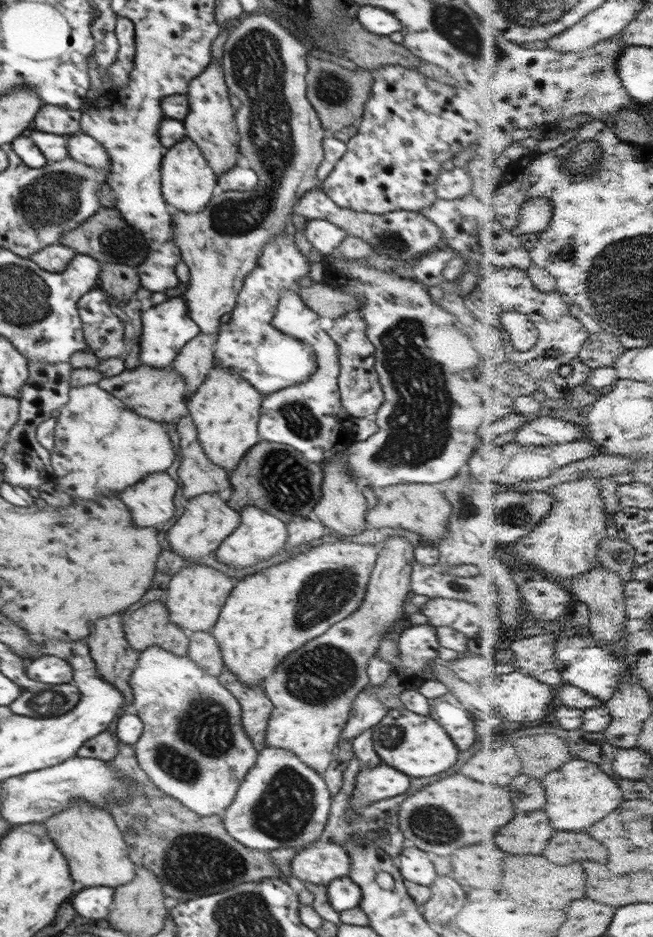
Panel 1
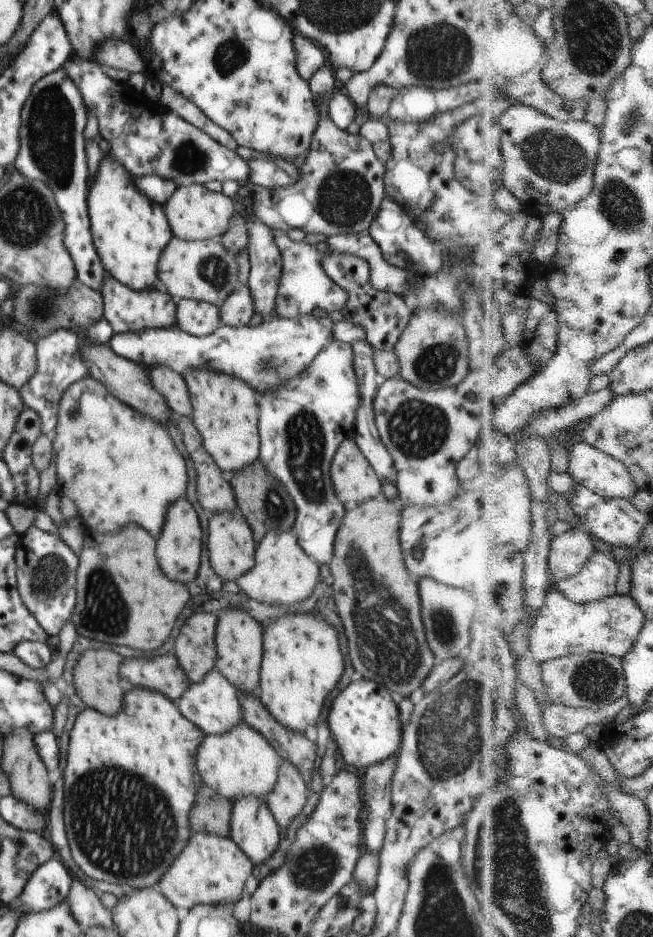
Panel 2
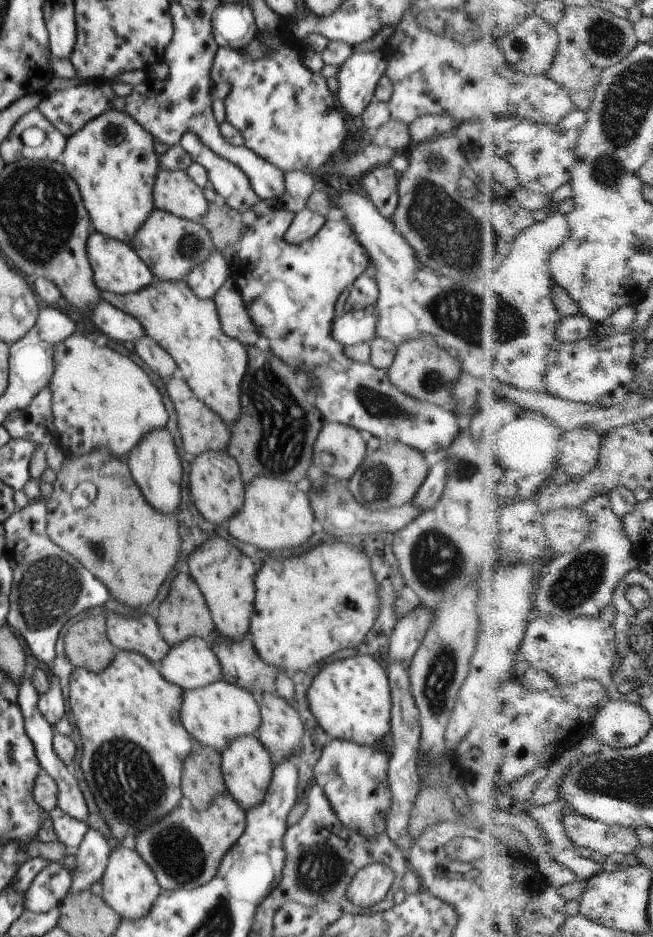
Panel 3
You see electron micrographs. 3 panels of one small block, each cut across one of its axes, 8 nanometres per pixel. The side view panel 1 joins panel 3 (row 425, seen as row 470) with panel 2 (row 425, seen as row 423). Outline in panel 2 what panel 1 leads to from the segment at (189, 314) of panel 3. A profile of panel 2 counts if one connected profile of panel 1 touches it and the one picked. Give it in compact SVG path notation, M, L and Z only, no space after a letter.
M205 369L185 373L193 407L194 427L202 438L203 448L210 454L218 469L226 476L234 476L259 460L259 406L254 390L248 384Z

